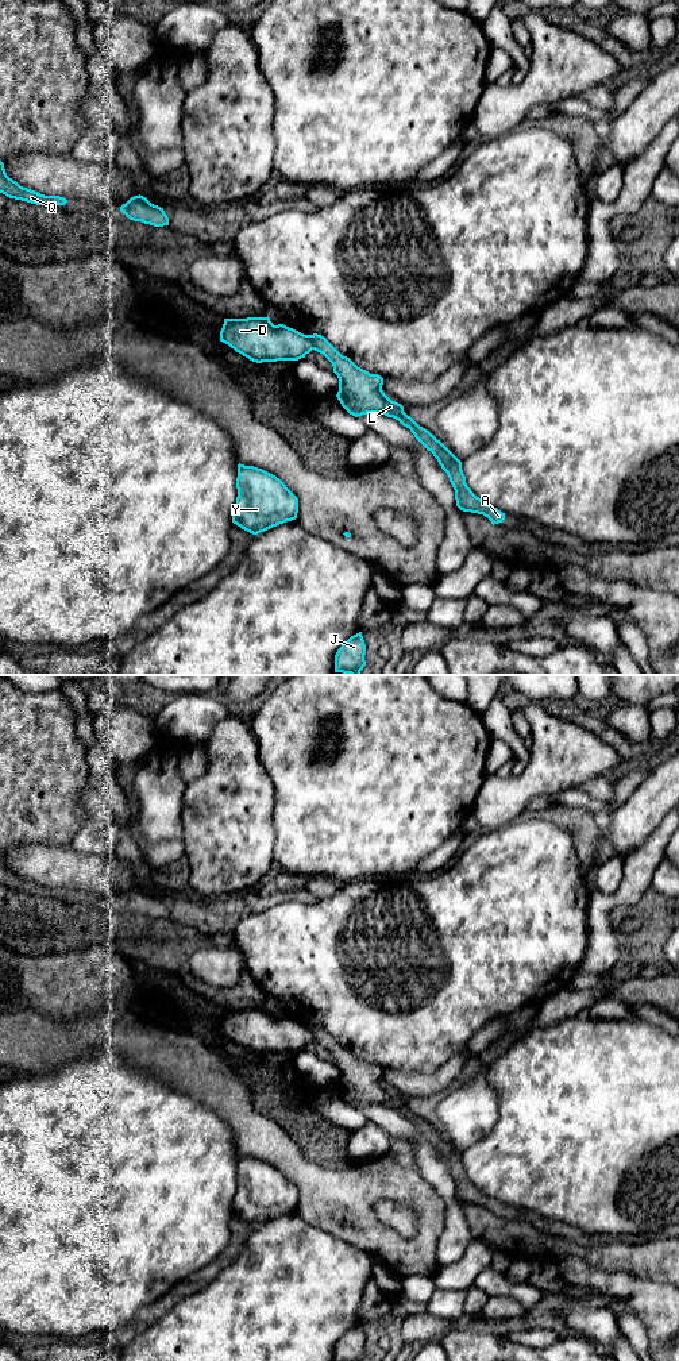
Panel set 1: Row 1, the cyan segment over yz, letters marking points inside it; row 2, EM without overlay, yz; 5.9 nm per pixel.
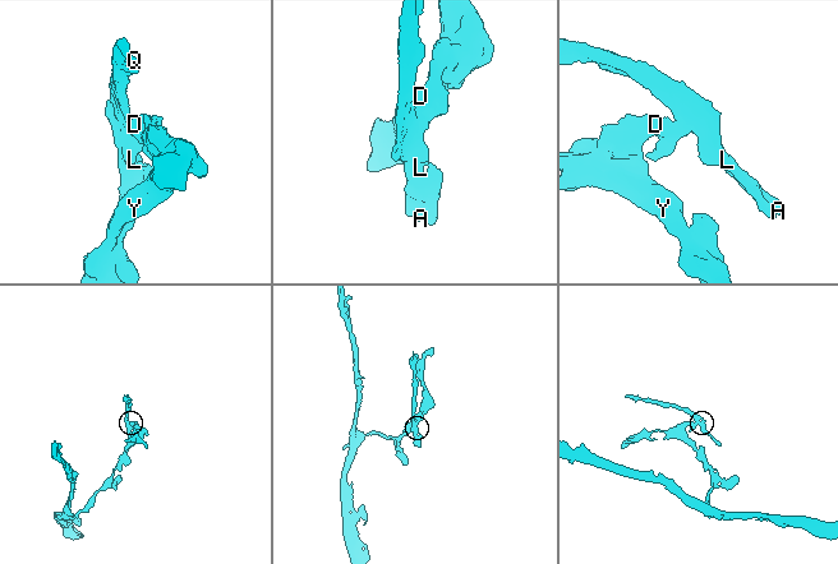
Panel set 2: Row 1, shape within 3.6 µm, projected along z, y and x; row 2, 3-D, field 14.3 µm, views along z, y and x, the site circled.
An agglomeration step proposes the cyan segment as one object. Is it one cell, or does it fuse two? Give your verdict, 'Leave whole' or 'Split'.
Split

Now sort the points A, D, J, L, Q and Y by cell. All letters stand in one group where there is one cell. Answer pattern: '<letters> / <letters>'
A L Q / D J Y

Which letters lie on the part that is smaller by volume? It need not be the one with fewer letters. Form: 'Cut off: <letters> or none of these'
Cut off: A, L, Q

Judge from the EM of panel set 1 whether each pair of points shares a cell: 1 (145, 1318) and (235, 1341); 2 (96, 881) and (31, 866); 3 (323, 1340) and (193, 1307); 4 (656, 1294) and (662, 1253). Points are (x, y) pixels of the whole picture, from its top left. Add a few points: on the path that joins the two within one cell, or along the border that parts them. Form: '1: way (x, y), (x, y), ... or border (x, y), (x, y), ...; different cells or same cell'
1: border (180, 1300), (146, 1329), (128, 1338); different cells
2: way (80, 874), (69, 868), (47, 866); same cell
3: way (290, 1340), (226, 1340); same cell
4: border (627, 1272), (664, 1283); different cells

